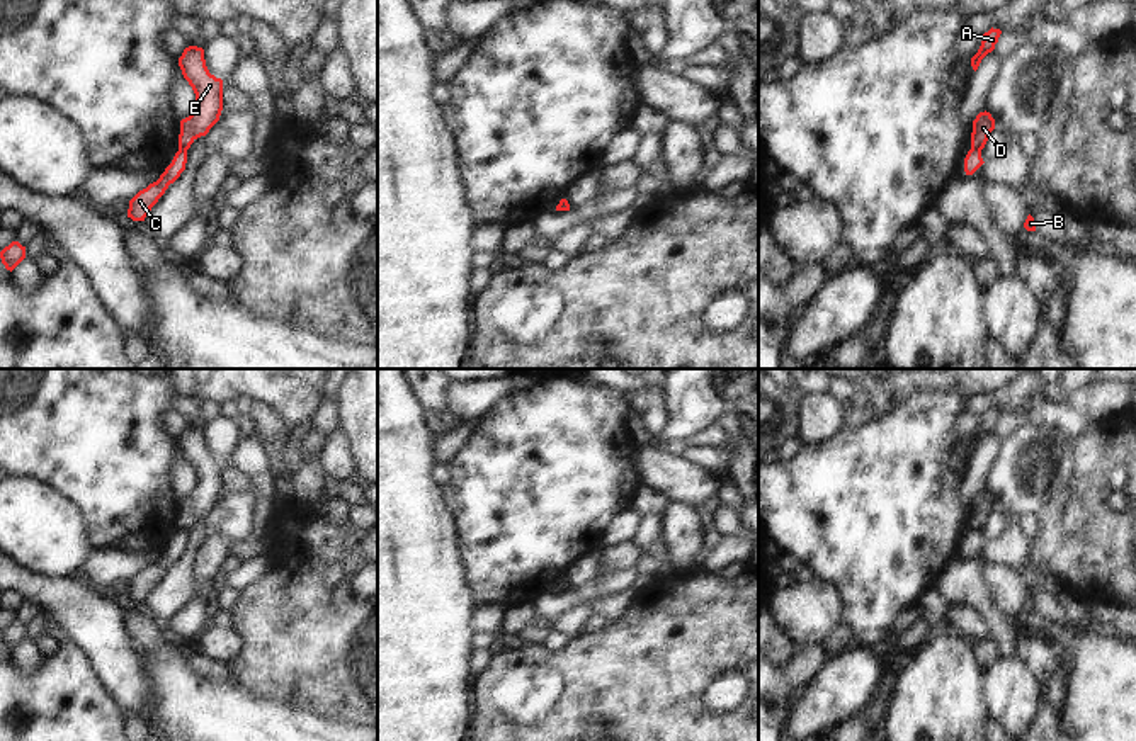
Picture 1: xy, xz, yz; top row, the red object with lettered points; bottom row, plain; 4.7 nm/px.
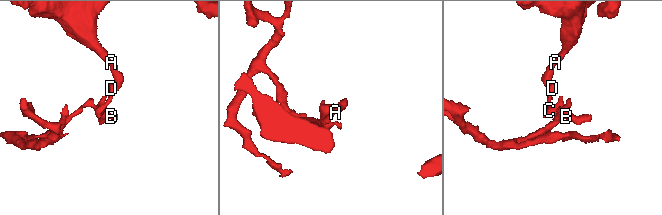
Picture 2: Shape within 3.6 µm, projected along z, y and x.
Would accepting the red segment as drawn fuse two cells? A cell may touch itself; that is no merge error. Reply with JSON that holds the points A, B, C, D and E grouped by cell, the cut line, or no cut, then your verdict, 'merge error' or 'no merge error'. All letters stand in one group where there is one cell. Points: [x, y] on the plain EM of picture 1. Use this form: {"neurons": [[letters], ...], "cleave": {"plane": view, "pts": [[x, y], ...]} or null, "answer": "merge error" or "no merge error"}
{"neurons": [["A", "D", "E"], ["B", "C"]], "cleave": {"plane": "yz", "pts": [[971, 529], [980, 532]]}, "answer": "merge error"}

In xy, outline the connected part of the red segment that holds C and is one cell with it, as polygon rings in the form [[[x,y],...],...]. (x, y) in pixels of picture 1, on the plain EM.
[[[179,530],[172,544],[160,556],[160,559],[150,564],[146,569],[139,571],[129,581],[128,598],[131,598],[133,602],[145,602],[151,588],[168,569],[168,566],[173,564],[185,551],[185,544],[187,544],[187,530]]]

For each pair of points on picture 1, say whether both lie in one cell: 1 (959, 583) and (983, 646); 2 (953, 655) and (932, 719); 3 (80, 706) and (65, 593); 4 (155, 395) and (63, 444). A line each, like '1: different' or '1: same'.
1: different
2: same
3: different
4: same

